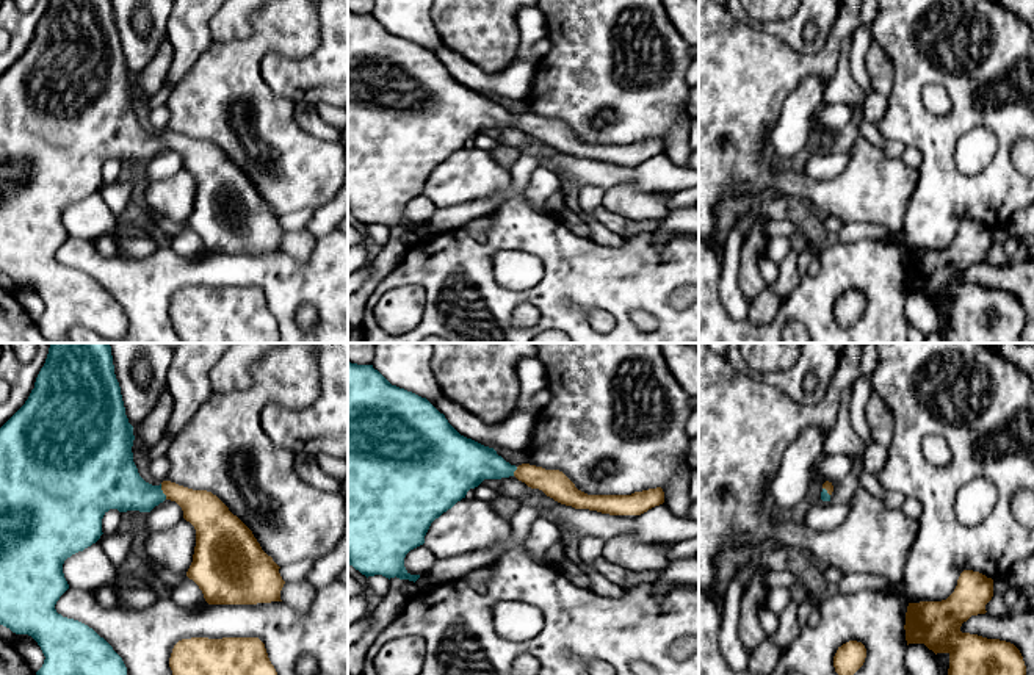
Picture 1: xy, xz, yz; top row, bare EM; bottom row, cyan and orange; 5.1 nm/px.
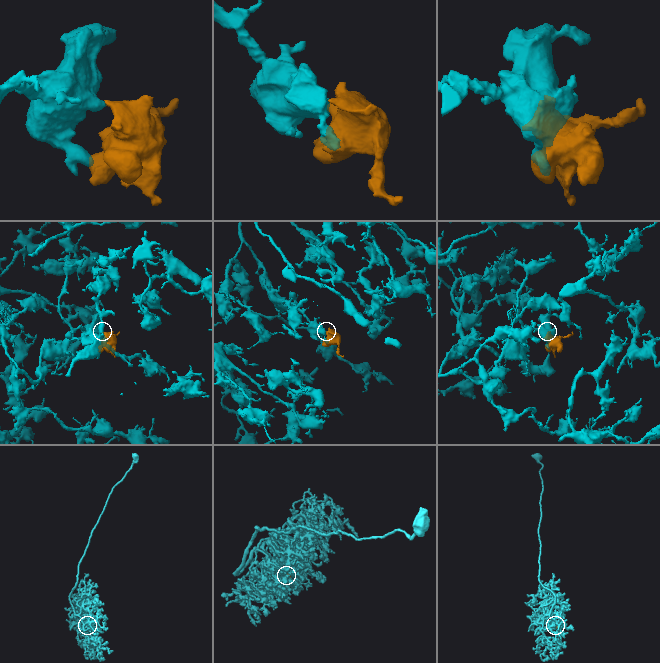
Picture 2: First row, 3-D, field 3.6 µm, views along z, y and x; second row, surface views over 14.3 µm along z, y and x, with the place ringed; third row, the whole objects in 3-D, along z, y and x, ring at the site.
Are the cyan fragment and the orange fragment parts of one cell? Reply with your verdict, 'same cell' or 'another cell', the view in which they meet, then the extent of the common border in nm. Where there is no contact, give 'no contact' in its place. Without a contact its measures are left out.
same cell | xy | 90 nm

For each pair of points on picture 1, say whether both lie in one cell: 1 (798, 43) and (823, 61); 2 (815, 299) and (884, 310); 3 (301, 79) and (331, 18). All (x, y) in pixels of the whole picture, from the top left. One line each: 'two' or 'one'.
1: two
2: one
3: one

